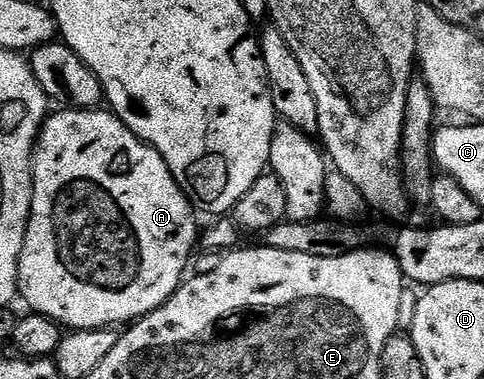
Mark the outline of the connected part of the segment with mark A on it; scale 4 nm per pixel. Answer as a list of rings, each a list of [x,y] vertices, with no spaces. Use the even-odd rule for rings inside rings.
[[[59,109],[59,112],[48,114],[43,128],[39,130],[39,138],[35,140],[35,158],[31,161],[31,180],[33,181],[33,197],[31,198],[31,216],[27,222],[25,241],[21,245],[19,258],[19,290],[20,300],[28,303],[30,310],[36,315],[44,315],[71,331],[101,331],[115,329],[122,325],[130,325],[142,319],[150,311],[156,311],[167,298],[184,282],[193,259],[195,243],[197,247],[197,231],[195,235],[196,208],[187,200],[187,194],[177,185],[169,165],[147,143],[135,136],[132,131],[110,109]]]

